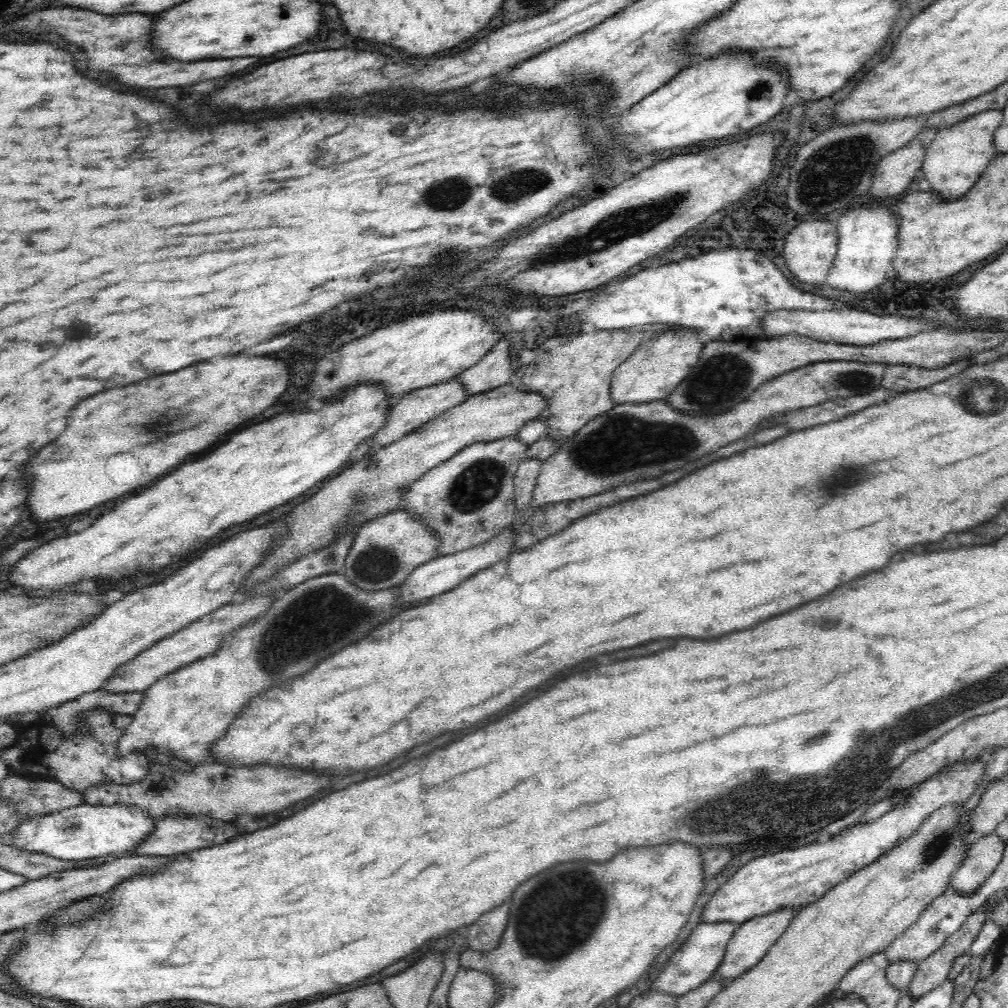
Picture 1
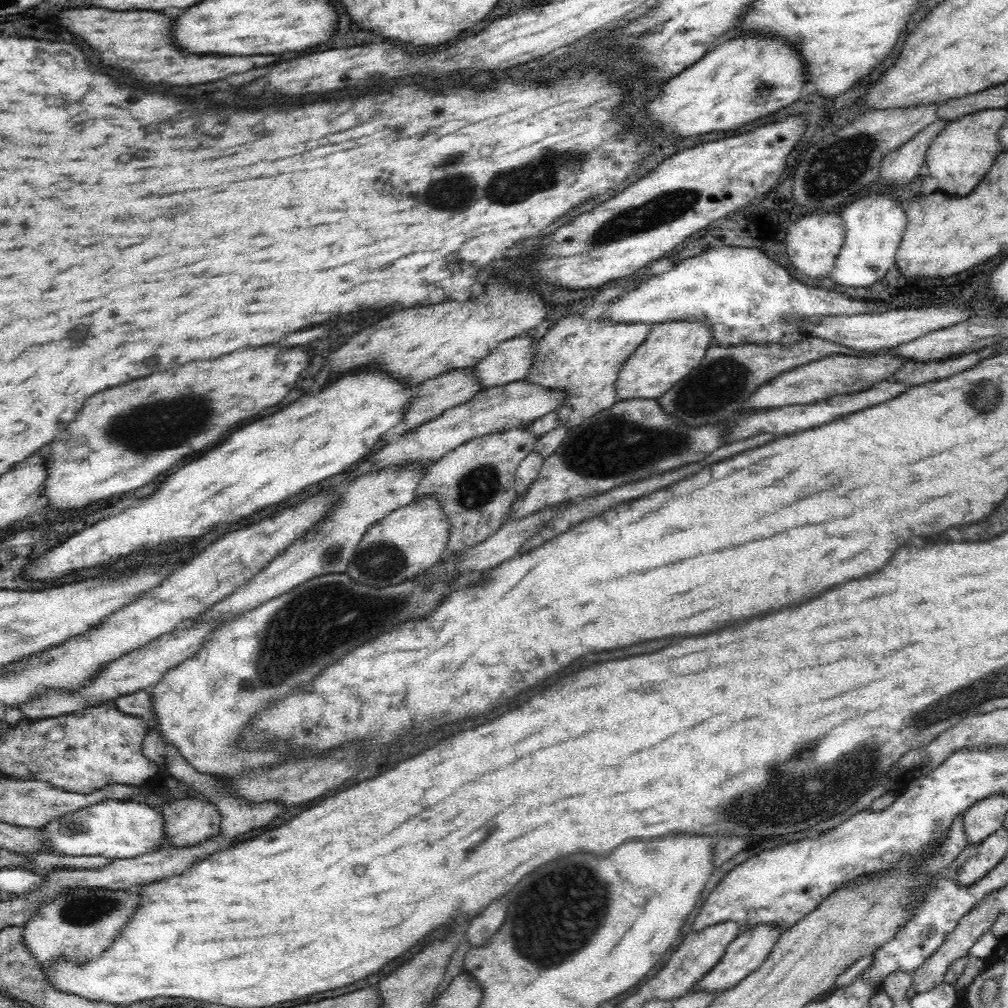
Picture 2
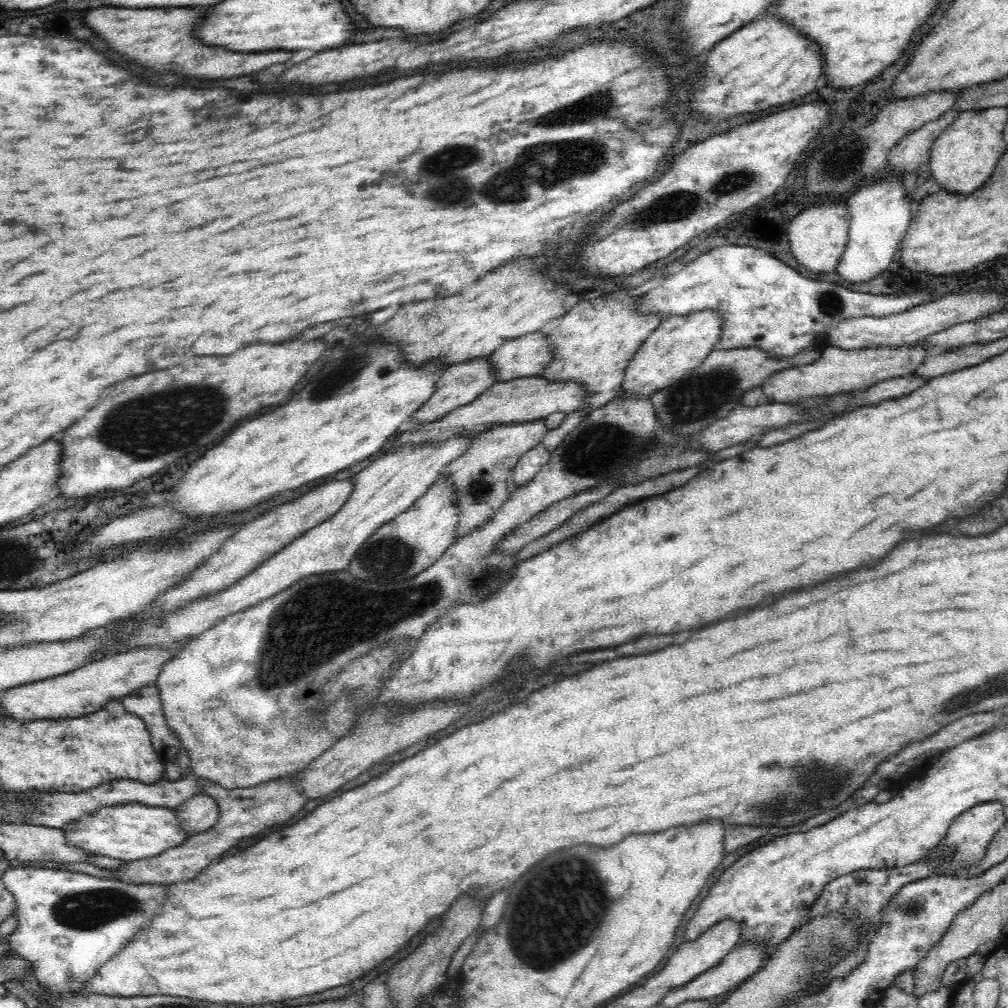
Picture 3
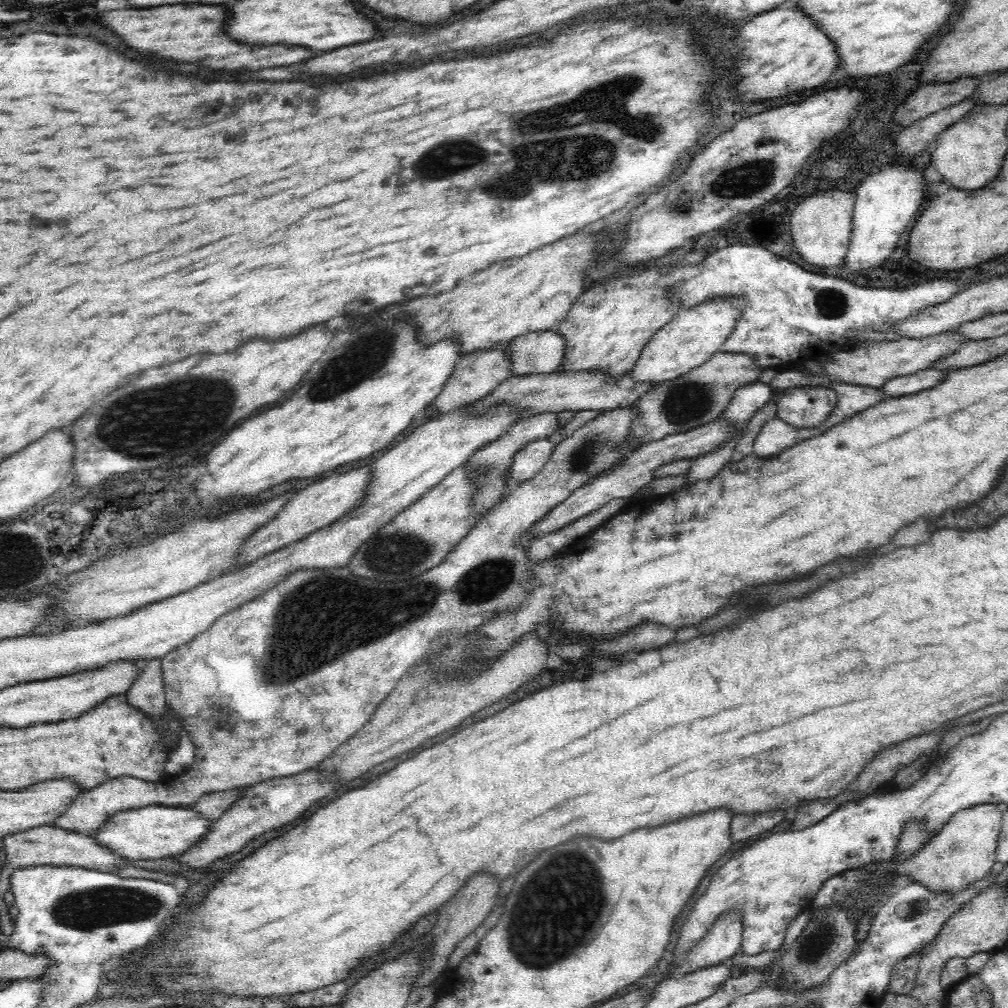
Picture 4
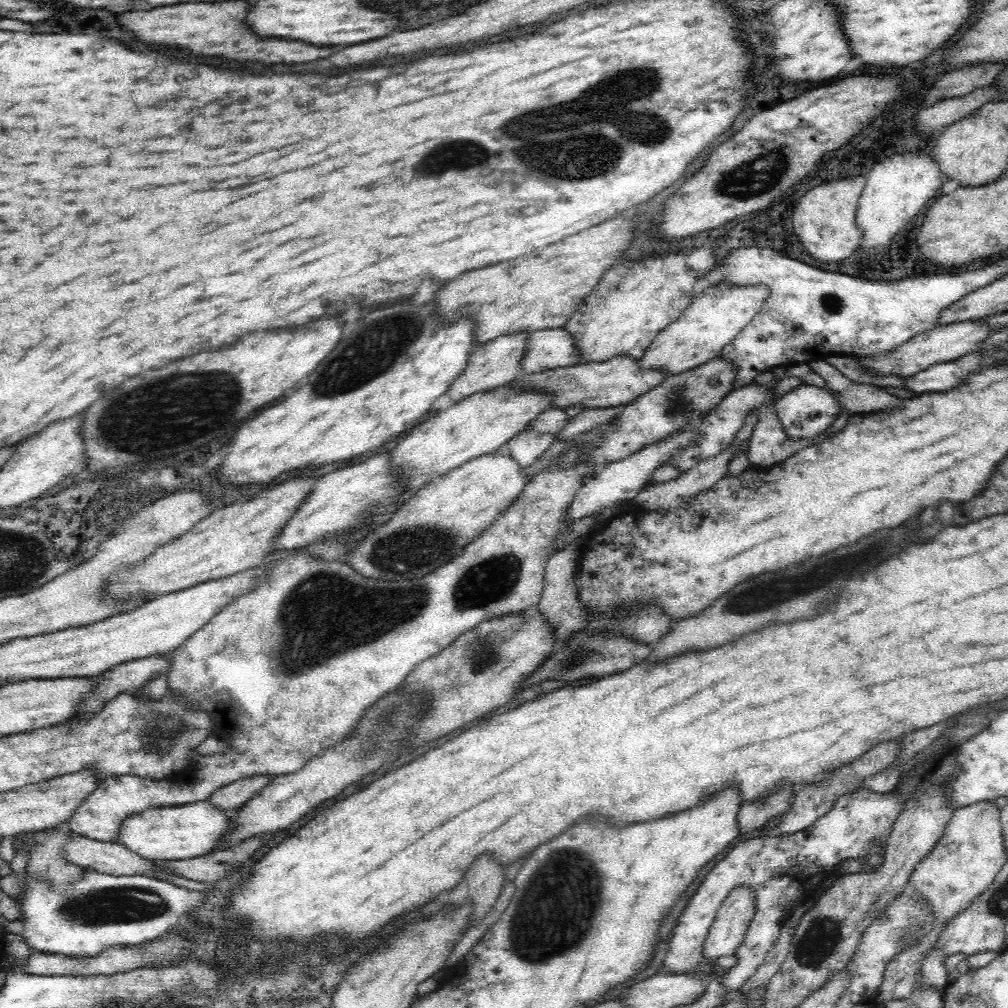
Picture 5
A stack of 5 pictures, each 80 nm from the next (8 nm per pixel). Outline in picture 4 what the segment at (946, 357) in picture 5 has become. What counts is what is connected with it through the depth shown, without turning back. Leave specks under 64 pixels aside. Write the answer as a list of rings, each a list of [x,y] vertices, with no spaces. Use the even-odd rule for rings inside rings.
[[[956,329],[946,330],[940,334],[934,334],[931,337],[906,338],[887,343],[875,343],[872,346],[864,345],[855,349],[838,350],[830,354],[830,362],[824,362],[826,368],[826,378],[824,376],[802,376],[800,372],[778,372],[778,376],[772,378],[769,382],[771,390],[786,390],[786,388],[798,388],[798,386],[824,386],[829,388],[835,381],[842,381],[845,384],[871,386],[872,388],[881,388],[885,382],[891,378],[908,376],[926,370],[935,362],[945,359],[947,356],[954,354],[969,339],[961,336]]]

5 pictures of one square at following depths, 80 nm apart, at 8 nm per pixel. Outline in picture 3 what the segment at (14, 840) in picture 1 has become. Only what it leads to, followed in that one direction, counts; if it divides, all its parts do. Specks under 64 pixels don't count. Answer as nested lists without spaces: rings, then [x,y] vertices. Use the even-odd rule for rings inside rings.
[[[140,803],[102,807],[94,814],[66,825],[63,834],[65,840],[77,849],[128,862],[155,857],[165,850],[180,846],[188,837],[194,836],[183,828],[183,822],[175,816],[174,809]]]

